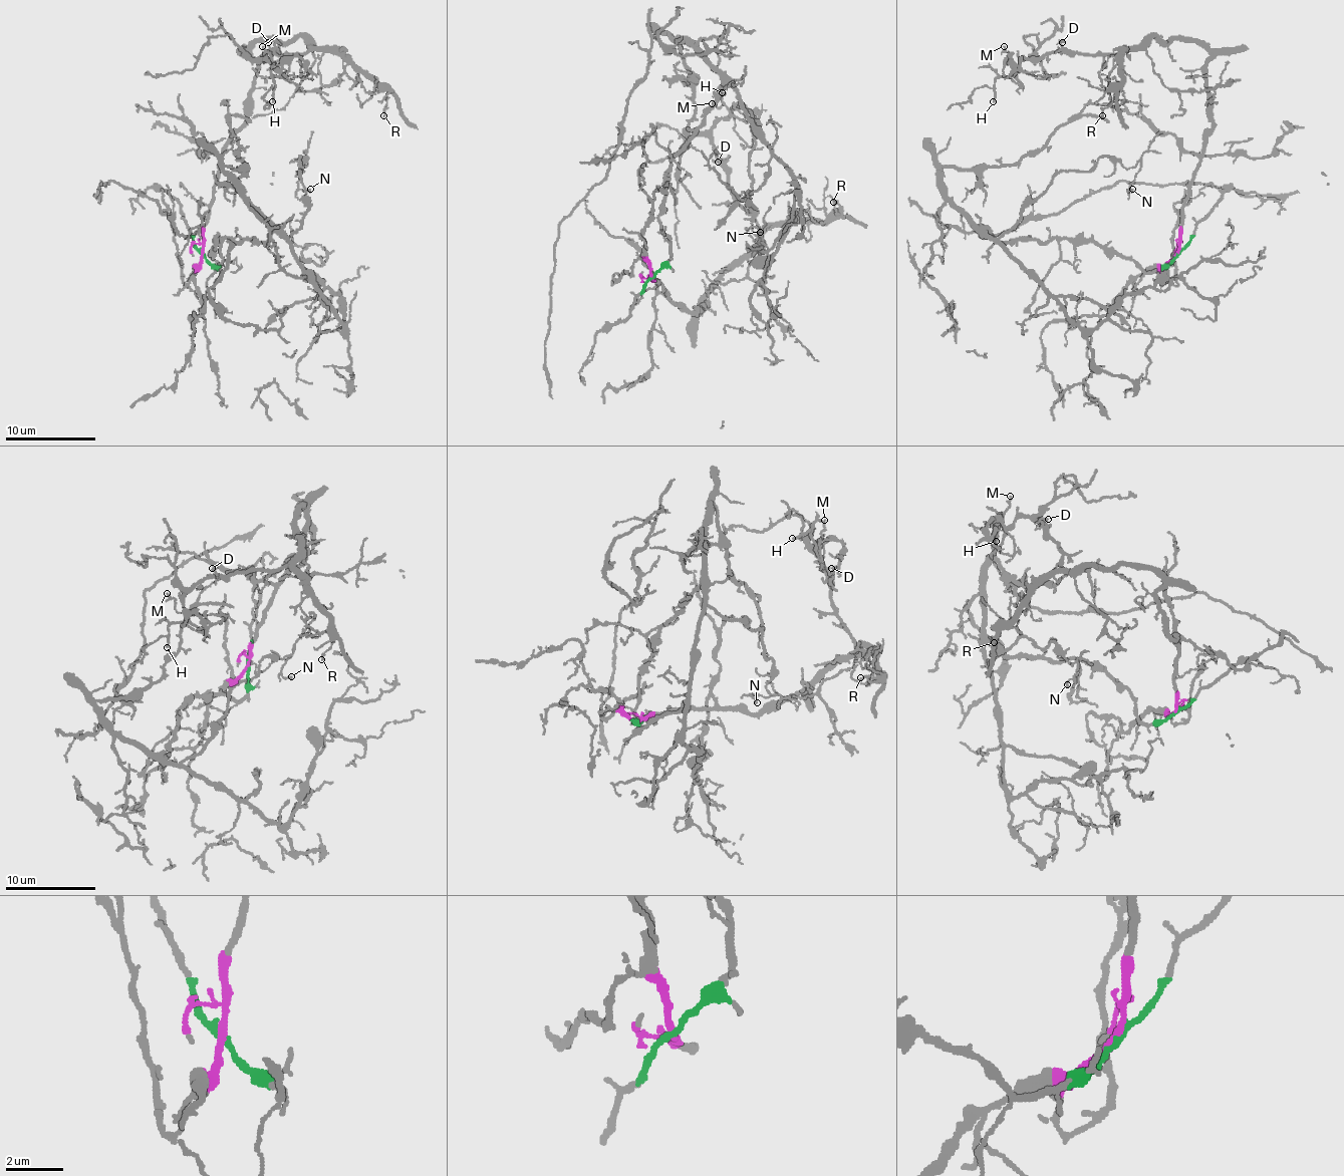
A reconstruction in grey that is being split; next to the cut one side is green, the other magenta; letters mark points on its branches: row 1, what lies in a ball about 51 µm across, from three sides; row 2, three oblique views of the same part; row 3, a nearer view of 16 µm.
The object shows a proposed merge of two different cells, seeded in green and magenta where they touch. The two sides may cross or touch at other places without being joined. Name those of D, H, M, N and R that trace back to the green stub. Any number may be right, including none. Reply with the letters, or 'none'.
N

